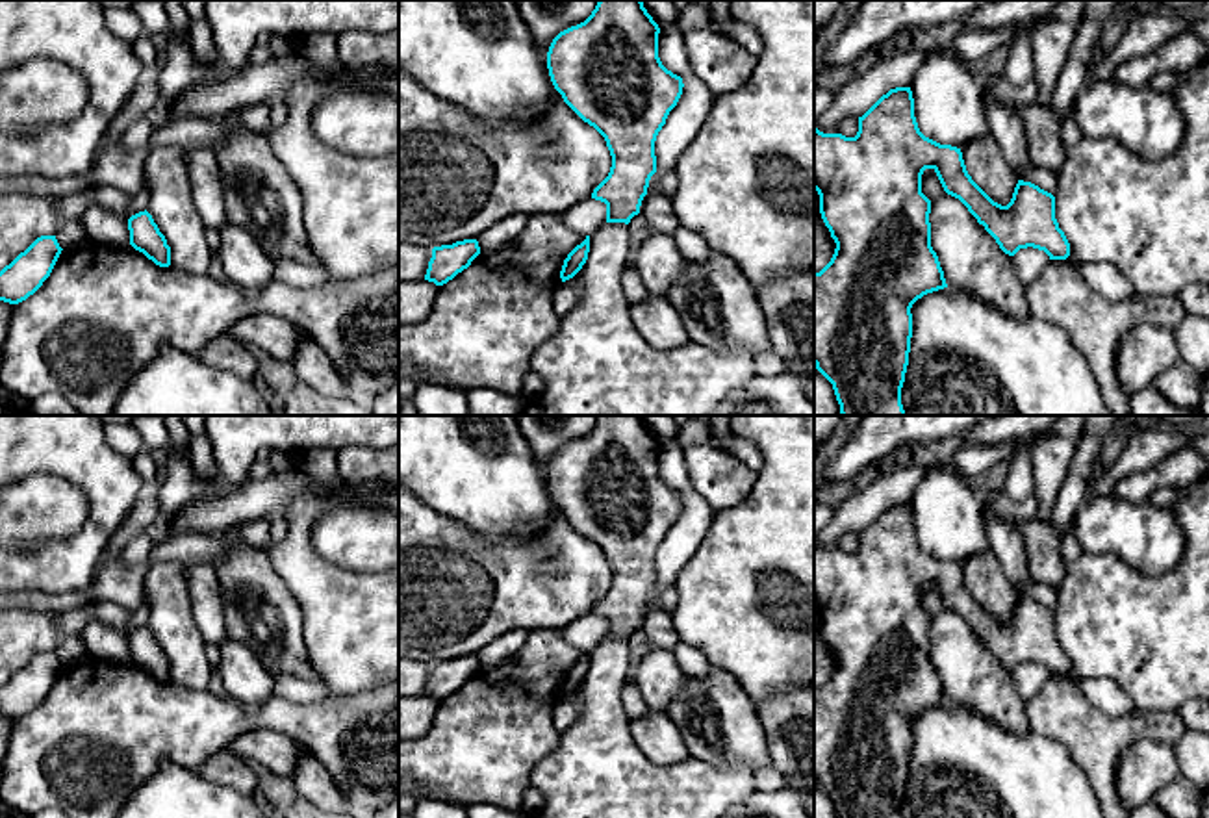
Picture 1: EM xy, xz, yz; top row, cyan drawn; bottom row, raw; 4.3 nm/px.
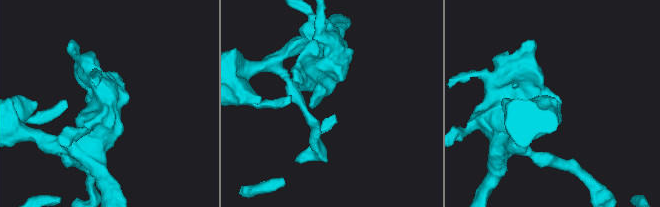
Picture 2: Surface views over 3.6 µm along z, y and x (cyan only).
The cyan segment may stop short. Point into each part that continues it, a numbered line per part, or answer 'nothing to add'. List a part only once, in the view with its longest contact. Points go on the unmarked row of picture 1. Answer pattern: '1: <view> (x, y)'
nothing to add

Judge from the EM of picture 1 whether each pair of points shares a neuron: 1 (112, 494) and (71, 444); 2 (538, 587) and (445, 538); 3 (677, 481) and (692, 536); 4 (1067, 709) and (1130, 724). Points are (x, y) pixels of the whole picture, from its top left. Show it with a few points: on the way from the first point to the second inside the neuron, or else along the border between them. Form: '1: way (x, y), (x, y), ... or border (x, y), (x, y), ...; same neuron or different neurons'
1: way (108, 481), (84, 457); same neuron
2: way (516, 583), (483, 575), (468, 561); same neuron
3: way (690, 494), (692, 524); same neuron
4: way (1081, 724), (1115, 726); same neuron

